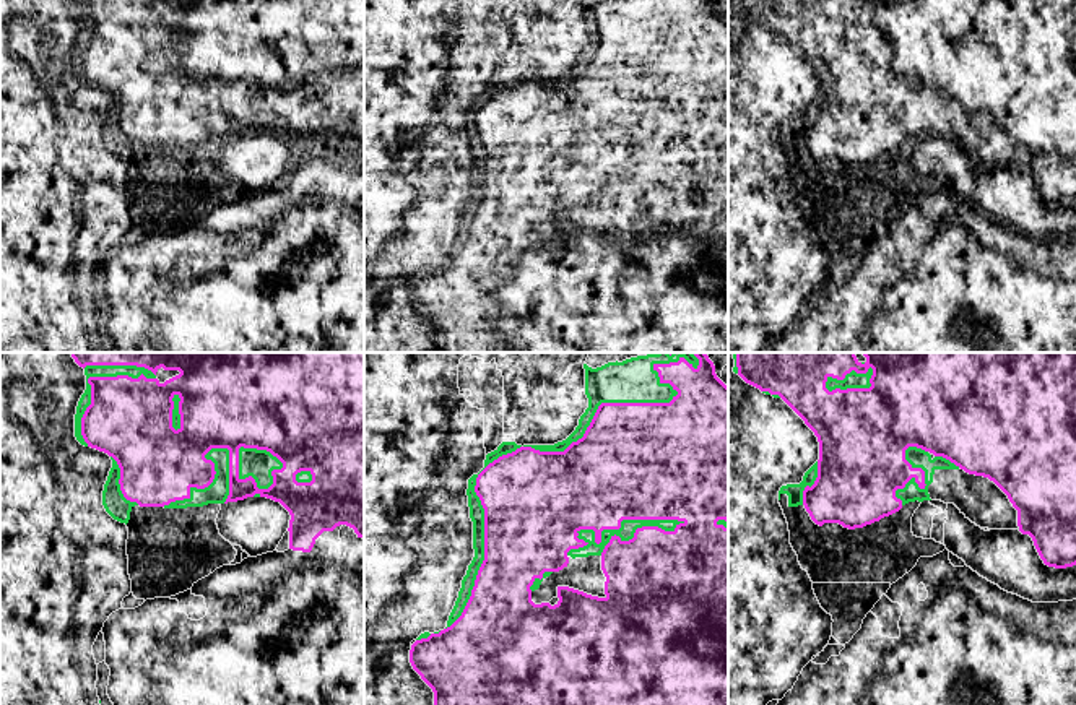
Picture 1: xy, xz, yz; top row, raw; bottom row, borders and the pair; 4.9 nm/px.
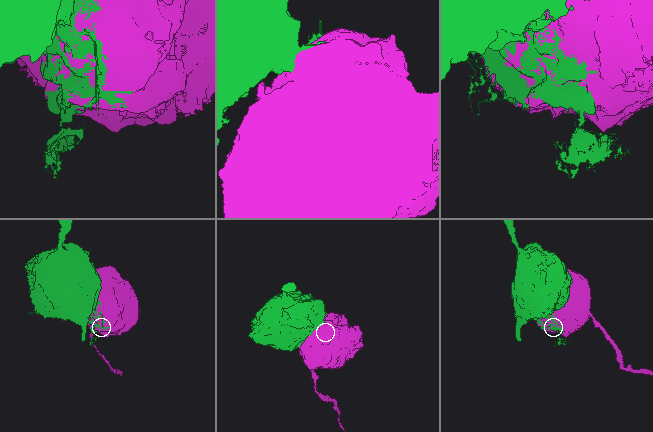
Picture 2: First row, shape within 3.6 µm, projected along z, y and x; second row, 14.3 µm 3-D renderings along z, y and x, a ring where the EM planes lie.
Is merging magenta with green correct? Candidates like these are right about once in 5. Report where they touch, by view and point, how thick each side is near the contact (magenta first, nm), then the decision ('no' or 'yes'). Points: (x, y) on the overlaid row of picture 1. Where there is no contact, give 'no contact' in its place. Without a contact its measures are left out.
meets magenta in xz at (634, 403); 500 nm thick on the magenta side, 220 nm on the other; no

